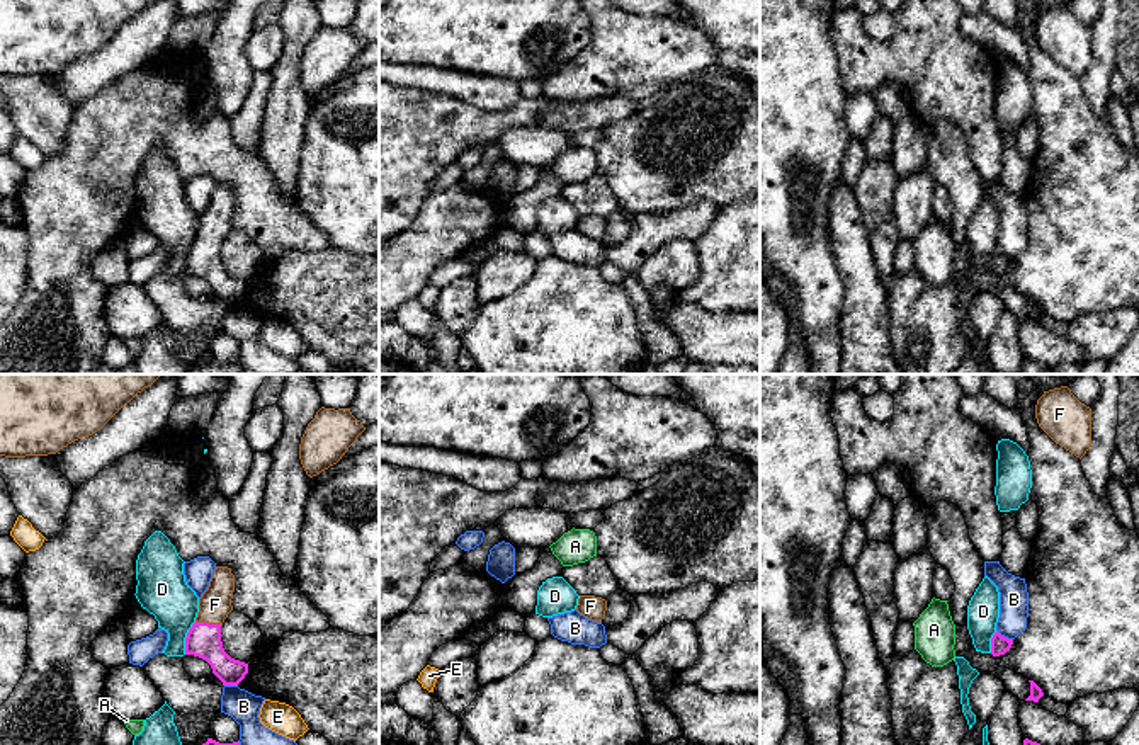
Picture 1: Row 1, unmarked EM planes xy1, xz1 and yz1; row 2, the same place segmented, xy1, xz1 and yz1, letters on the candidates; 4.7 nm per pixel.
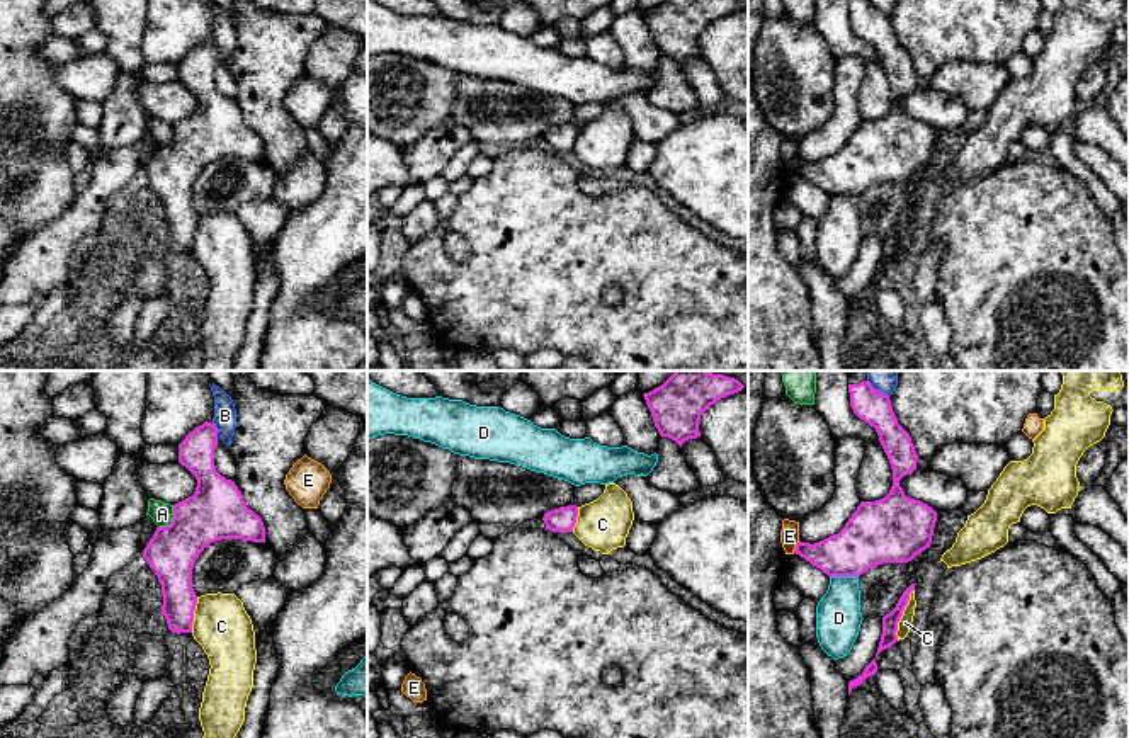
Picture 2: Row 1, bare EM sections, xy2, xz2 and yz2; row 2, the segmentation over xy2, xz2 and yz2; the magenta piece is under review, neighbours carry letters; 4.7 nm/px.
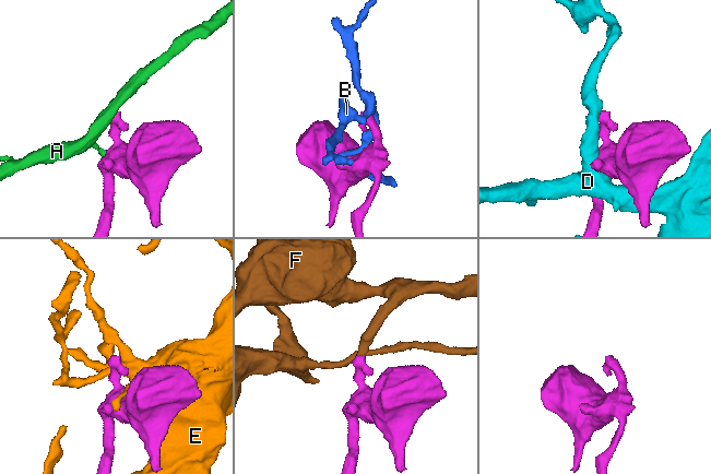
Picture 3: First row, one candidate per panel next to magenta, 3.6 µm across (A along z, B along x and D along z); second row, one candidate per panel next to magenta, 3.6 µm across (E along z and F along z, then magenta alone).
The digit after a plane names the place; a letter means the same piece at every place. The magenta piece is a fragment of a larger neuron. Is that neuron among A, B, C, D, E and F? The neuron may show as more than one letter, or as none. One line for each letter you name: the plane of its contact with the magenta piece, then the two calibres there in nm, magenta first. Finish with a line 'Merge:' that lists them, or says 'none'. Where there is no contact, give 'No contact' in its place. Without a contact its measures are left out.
F: Touches magenta in xy1. Thickness 160 nm (magenta) against 150 nm
Merge: F

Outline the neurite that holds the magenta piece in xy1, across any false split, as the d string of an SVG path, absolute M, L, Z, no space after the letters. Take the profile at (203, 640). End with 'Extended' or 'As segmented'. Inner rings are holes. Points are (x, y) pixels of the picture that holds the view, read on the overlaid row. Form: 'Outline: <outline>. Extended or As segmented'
Outline: M216 566L207 590L199 599L196 623L185 638L185 655L206 660L223 685L238 685L248 674L248 663L231 658L221 641L221 626L233 611L235 575Z. Extended

